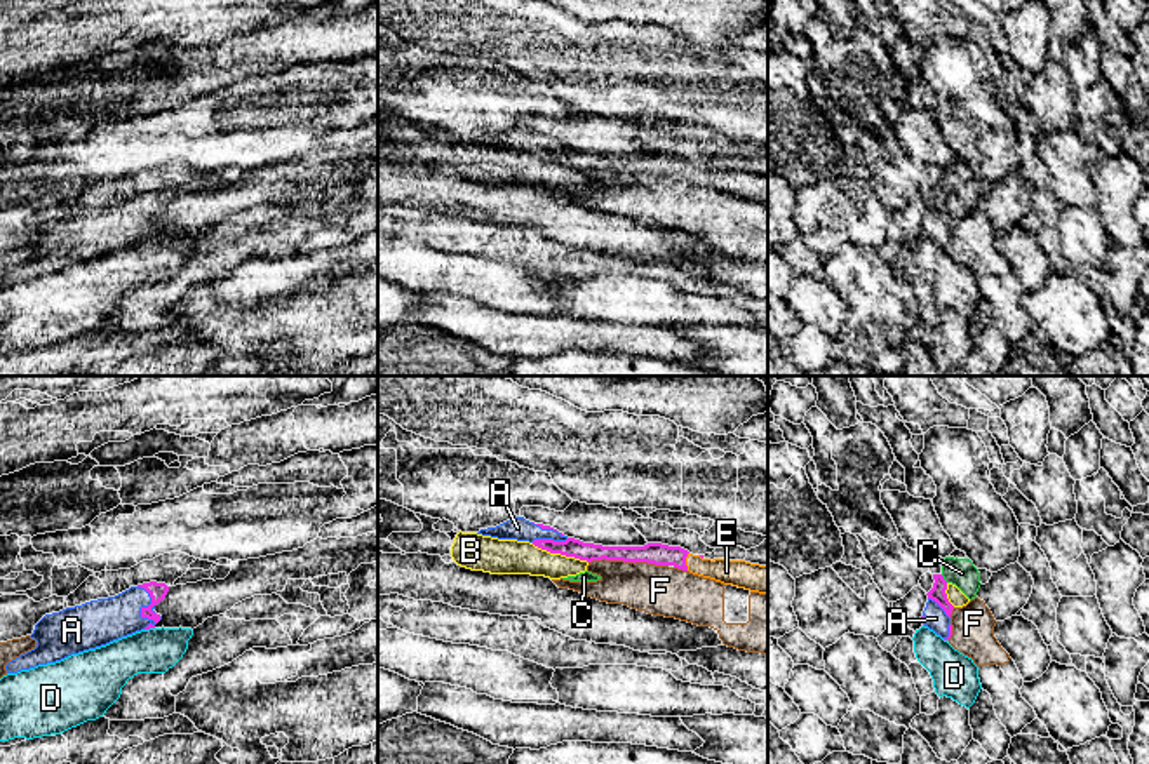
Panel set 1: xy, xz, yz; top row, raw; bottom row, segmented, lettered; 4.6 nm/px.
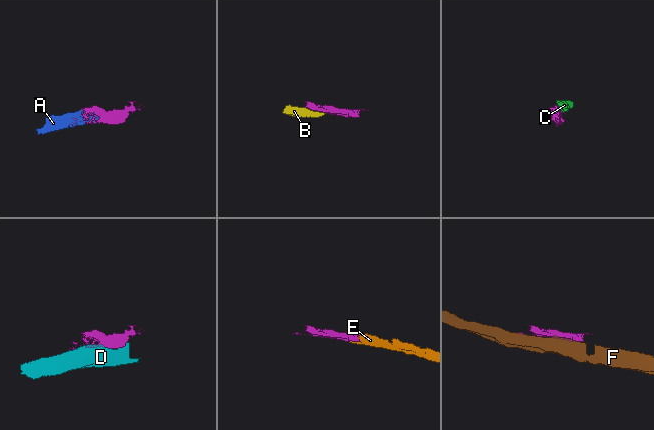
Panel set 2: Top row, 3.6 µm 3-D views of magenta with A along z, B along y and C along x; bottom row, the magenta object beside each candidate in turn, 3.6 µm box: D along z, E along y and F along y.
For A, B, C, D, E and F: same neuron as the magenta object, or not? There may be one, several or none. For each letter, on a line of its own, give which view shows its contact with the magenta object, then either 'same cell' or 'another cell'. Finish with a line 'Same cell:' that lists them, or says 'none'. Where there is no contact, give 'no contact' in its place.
A: meets magenta in xy; same cell
B: meets magenta in xz; another cell
C: meets magenta in yz; another cell
D: meets magenta in xy; another cell
E: meets magenta in xz; same cell
F: meets magenta in xz; another cell
Same cell: A, E

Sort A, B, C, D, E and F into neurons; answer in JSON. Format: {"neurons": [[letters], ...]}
{"neurons": [["A", "E"], ["B", "C"], ["D"], ["F"]]}

